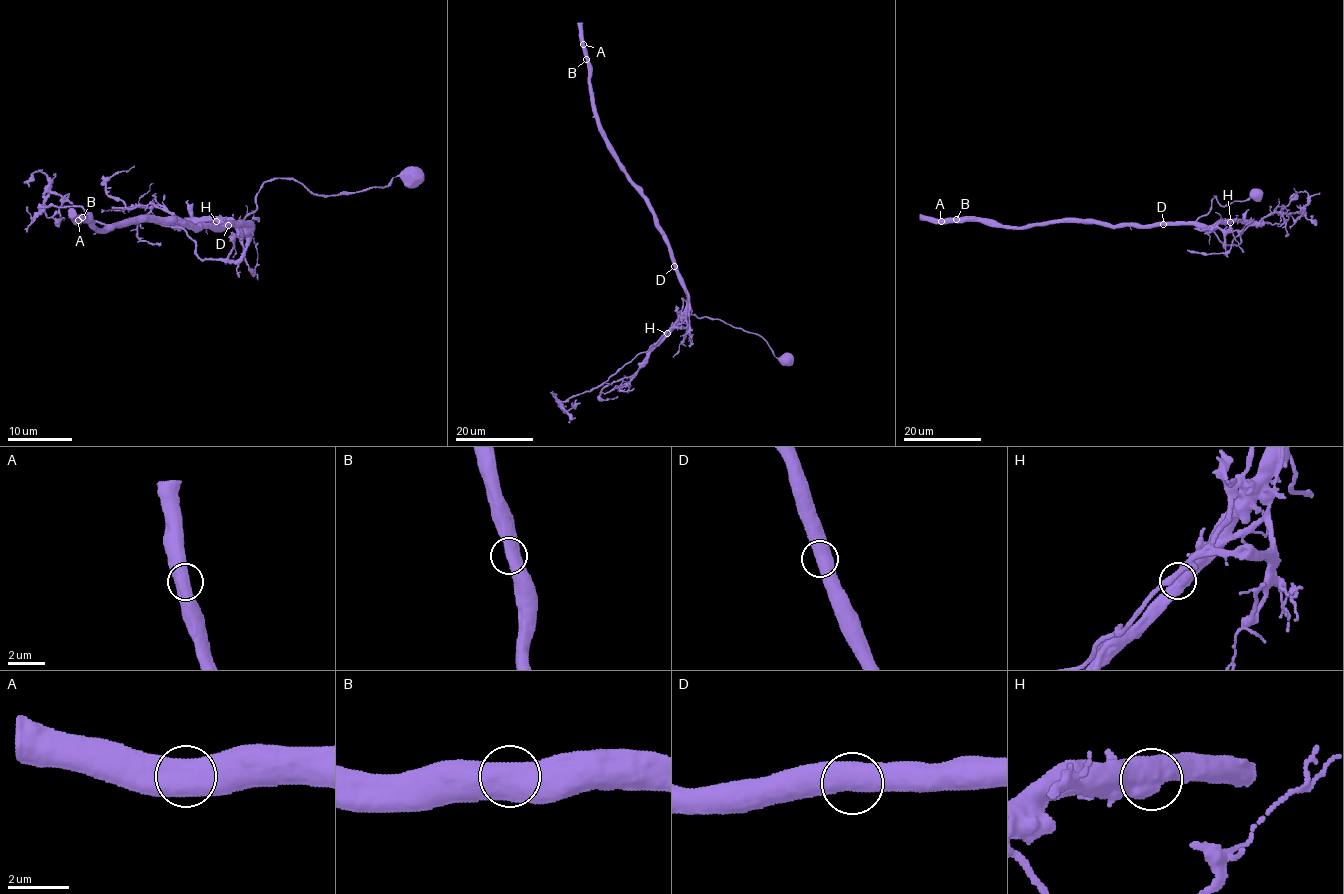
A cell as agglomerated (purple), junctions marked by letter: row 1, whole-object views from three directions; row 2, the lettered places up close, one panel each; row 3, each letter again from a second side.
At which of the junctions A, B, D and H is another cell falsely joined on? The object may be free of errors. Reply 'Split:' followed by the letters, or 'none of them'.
Split: H

